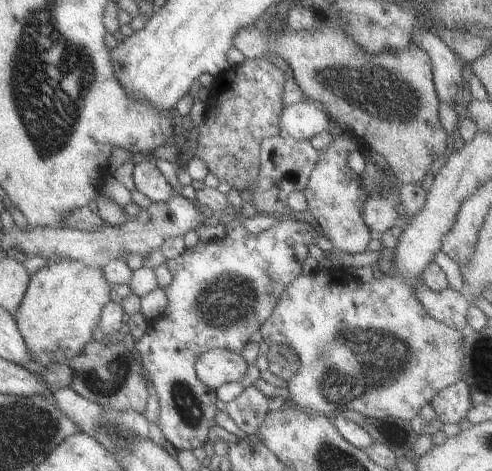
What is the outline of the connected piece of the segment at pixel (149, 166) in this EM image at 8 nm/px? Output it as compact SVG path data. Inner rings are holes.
M154 160L132 162L132 179L134 189L139 191L152 203L161 203L178 194L157 170Z

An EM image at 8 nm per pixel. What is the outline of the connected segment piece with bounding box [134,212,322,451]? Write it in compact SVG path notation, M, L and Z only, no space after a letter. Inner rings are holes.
M291 212L286 213L285 215L273 216L277 217L277 222L275 222L273 226L256 235L250 235L247 230L245 230L243 223L239 222L237 216L229 215L224 220L225 234L219 242L216 242L215 244L203 244L201 241L197 241L195 246L184 249L179 256L165 260L166 268L171 274L171 281L169 284L166 287L161 288L161 290L165 292L165 308L163 308L163 312L161 312L157 318L147 320L147 328L145 328L142 336L138 340L135 340L134 348L139 352L141 358L140 364L142 365L142 368L147 371L148 378L155 390L159 406L159 415L157 416L159 432L161 432L163 438L165 438L176 451L193 450L193 448L202 447L205 440L211 439L209 429L216 424L214 421L215 412L217 411L214 404L216 400L216 390L207 388L207 386L195 376L195 372L193 372L193 364L195 364L199 355L211 349L225 349L240 354L241 350L245 347L245 344L249 342L250 336L255 333L255 331L259 330L259 327L267 320L269 314L271 314L273 307L277 304L279 294L285 290L285 286L293 281L293 278L297 278L301 273L301 262L303 262L305 256L308 254L307 248L309 248L309 244L314 244L315 236L322 235L320 229L314 229L312 224L297 222L297 220L293 218Z

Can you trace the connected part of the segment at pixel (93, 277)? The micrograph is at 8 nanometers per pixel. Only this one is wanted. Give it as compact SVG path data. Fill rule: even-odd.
M79 260L49 262L36 270L12 314L31 361L45 367L68 362L69 358L81 354L83 346L92 340L91 332L96 327L100 309L109 301L111 289L99 266L85 266Z

